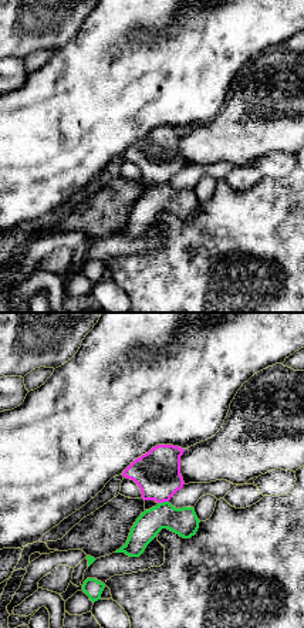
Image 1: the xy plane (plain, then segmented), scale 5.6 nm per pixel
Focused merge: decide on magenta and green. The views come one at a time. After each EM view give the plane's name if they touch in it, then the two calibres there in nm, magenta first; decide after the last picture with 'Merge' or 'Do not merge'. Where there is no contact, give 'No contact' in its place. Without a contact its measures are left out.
Touches magenta in xy. Thickness 260 nm (magenta) against 160 nm

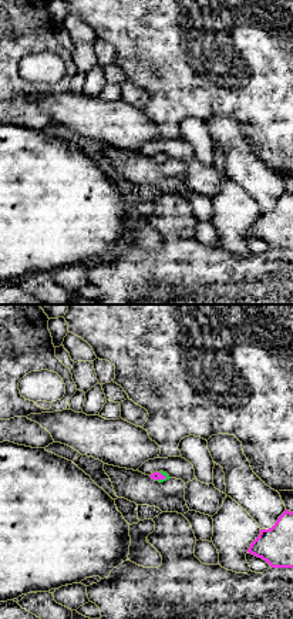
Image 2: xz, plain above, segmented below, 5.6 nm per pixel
Touches magenta in xz. Thickness 50 nm (magenta) against 20 nm

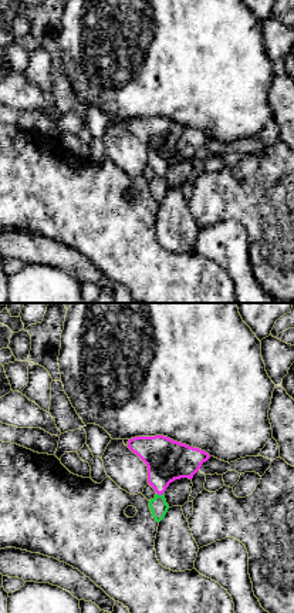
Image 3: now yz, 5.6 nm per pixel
Touches magenta in yz. Thickness 240 nm (magenta) against 100 nm

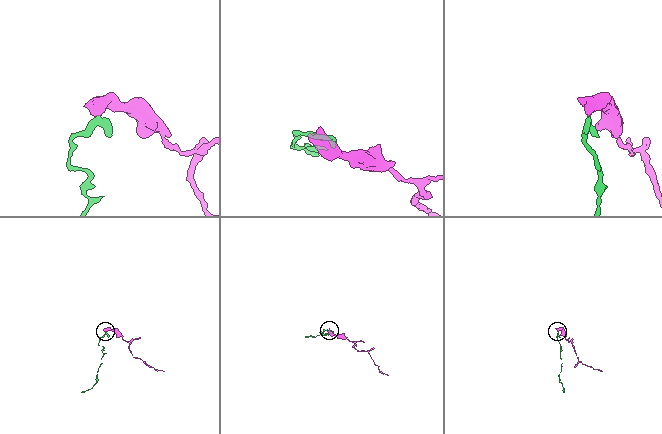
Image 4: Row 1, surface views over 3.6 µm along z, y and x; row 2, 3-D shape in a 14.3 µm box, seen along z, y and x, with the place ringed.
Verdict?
Merge

